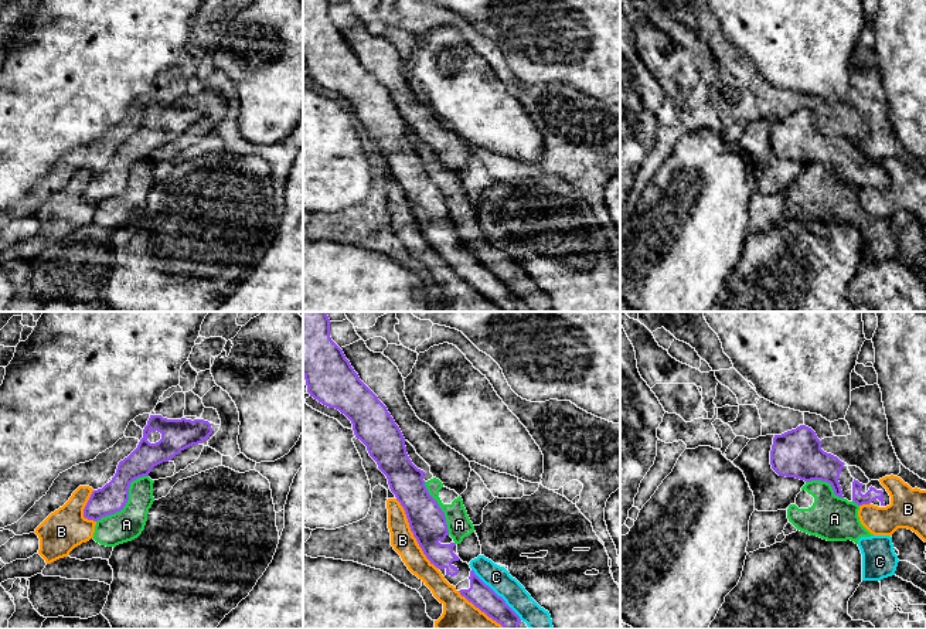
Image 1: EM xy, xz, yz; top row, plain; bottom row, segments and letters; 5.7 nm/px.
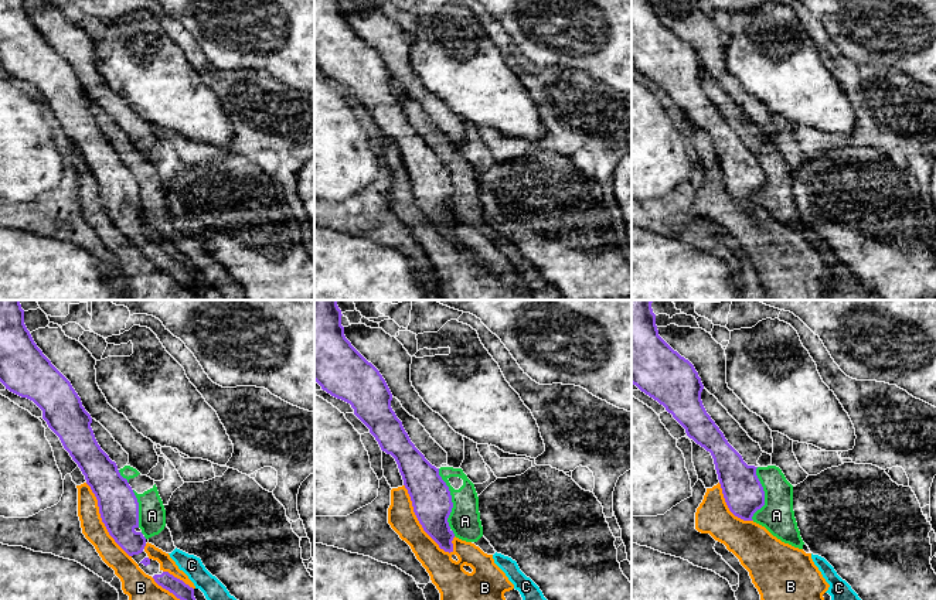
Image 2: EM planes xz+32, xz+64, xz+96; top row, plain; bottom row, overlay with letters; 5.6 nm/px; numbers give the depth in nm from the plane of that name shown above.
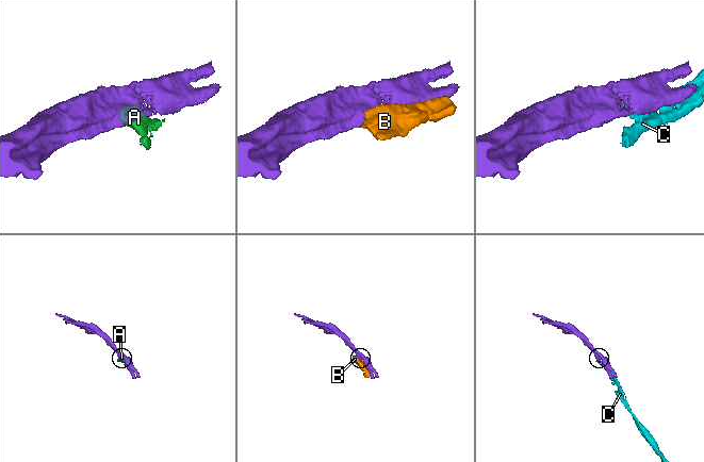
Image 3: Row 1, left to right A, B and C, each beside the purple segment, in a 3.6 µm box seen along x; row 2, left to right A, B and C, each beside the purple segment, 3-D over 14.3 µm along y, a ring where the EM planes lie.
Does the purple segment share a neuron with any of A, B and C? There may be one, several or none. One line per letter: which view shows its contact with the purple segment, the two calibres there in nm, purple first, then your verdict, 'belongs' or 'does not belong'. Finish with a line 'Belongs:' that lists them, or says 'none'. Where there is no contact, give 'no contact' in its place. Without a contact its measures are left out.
A: meets purple in xy; 170 nm thick on the purple side, 180 nm on the other; does not belong
B: meets purple in xz; 200 nm thick on the purple side, 140 nm on the other; does not belong
C: meets purple in xz; 140 nm thick on the purple side, 140 nm on the other; does not belong
Belongs: none

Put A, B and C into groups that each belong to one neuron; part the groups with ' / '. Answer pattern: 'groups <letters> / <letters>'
groups A C / B

